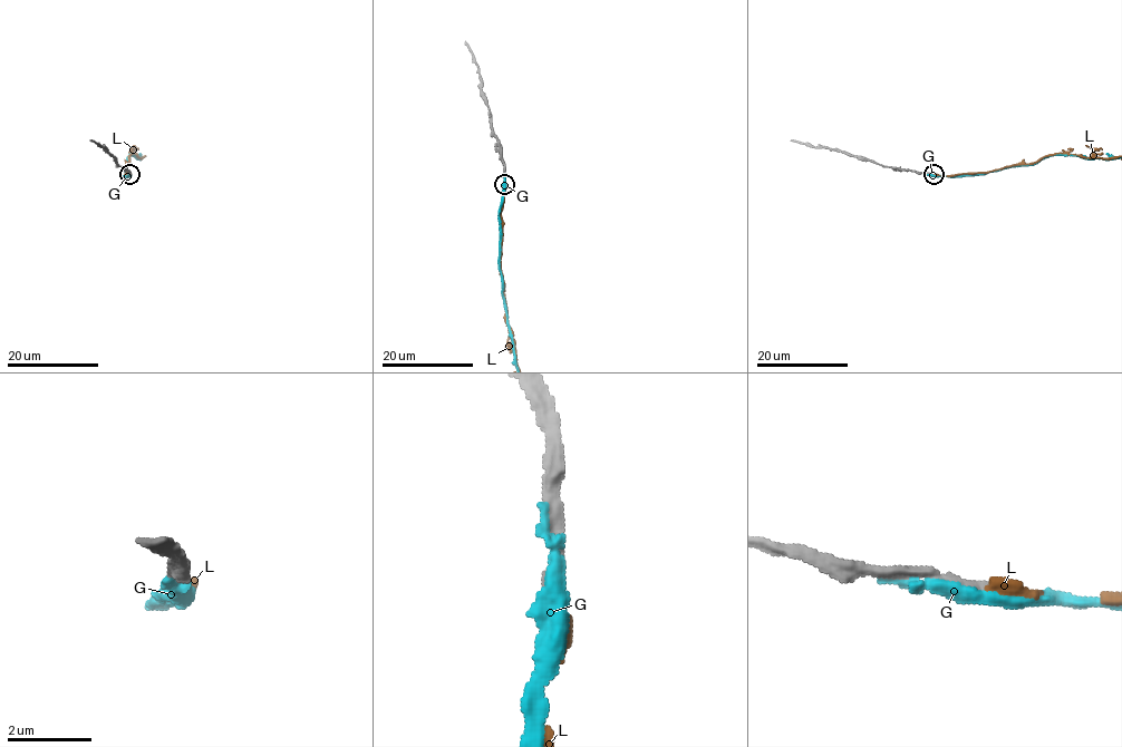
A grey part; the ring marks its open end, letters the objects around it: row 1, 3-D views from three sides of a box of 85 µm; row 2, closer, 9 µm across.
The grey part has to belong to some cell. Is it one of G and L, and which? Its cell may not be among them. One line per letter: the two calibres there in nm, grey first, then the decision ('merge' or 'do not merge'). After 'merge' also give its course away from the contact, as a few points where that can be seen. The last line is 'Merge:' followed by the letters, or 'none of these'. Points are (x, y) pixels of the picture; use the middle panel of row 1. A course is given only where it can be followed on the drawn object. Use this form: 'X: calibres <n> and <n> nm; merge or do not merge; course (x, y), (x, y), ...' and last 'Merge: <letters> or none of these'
G: calibres 260 and 320 nm; do not merge
L: calibres 260 and 280 nm; do not merge
Merge: none of these

